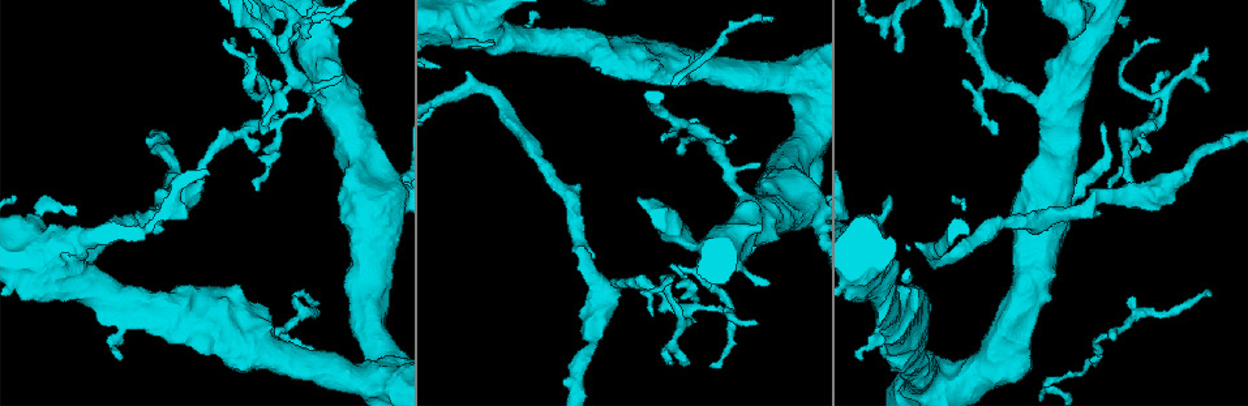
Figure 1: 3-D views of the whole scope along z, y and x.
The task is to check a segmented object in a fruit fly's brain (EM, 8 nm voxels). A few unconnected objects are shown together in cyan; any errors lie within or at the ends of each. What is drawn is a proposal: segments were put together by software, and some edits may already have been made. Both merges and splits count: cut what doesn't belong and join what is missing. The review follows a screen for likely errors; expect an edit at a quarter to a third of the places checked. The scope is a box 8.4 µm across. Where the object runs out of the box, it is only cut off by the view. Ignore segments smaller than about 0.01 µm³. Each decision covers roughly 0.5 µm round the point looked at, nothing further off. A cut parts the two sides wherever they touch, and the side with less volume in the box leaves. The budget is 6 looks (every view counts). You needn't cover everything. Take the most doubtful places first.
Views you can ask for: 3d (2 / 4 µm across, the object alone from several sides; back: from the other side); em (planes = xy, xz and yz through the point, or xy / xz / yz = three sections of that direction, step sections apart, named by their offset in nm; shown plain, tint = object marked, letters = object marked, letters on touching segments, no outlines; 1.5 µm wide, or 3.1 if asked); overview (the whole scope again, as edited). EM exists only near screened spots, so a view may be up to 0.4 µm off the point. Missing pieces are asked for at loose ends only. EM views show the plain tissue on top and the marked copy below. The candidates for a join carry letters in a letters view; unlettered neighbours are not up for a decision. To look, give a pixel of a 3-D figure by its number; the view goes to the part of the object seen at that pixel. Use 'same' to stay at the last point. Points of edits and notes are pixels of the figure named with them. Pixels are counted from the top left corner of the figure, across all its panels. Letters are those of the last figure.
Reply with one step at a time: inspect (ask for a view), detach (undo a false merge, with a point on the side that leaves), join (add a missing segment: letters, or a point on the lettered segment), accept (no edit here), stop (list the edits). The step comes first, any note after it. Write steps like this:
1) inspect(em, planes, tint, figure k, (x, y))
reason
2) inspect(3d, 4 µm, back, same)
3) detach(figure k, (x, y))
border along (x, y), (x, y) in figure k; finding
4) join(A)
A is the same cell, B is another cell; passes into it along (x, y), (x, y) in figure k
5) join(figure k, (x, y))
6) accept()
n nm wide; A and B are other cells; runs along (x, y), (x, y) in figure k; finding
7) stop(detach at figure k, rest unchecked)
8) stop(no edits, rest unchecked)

inspect(3d, 2 µm, figure 1, (1048, 380))
abrupt turn

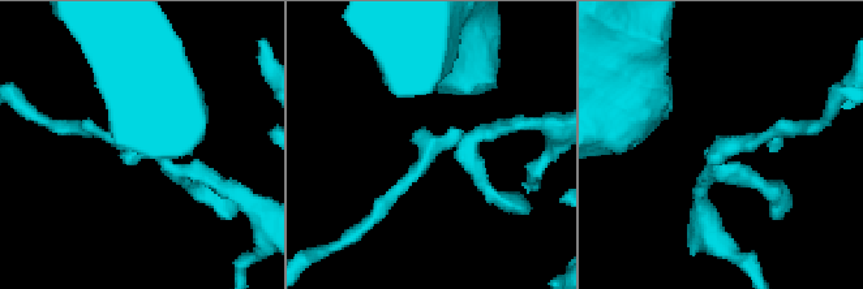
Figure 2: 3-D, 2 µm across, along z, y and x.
inspect(em, planes, letters, figure 2, (721, 149))

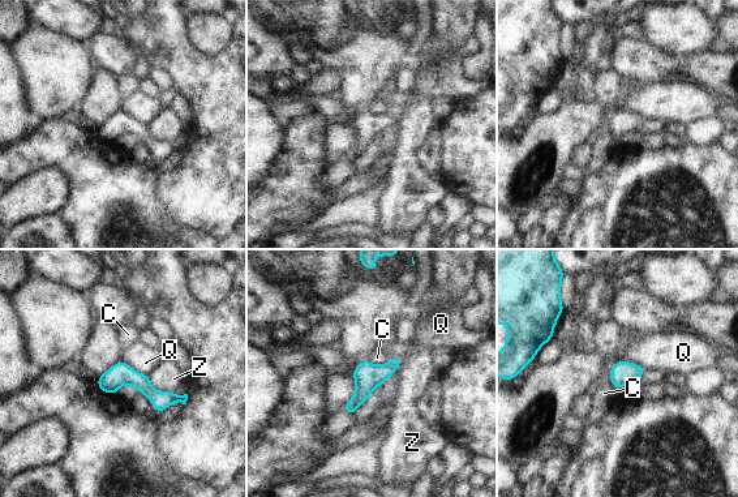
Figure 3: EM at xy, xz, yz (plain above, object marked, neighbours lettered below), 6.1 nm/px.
accept()
140 nm wide; C, Q and Z are other cells; runs along (101, 381), (136, 378), (157, 398), (183, 399) in figure 3; all the same neuron

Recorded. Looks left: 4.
inspect(em, planes, letters, figure 1, (351, 22))
thin end

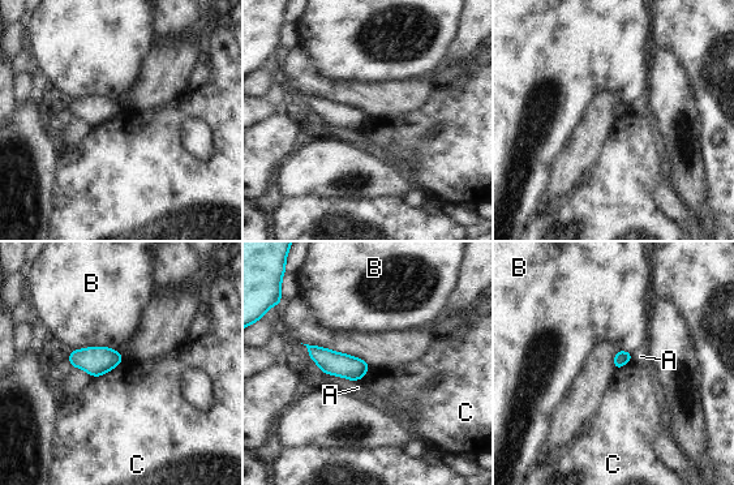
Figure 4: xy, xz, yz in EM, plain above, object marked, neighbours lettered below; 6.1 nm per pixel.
accept()
90 nm wide; A, B and C are other cells; border along (123, 361), (93, 377) in figure 4; none of them fits

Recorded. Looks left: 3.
inspect(em, xy, step 8, tint, figure 1, (699, 53))
an open end

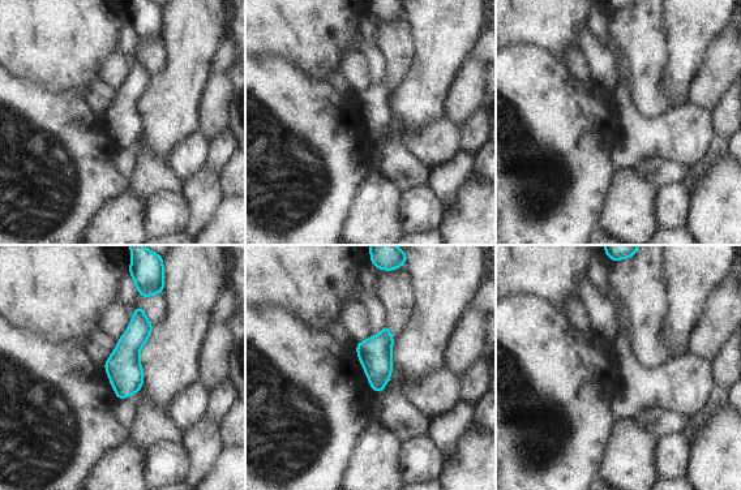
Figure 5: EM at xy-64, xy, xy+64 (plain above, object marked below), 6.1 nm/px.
inspect(em, planes, letters, same)

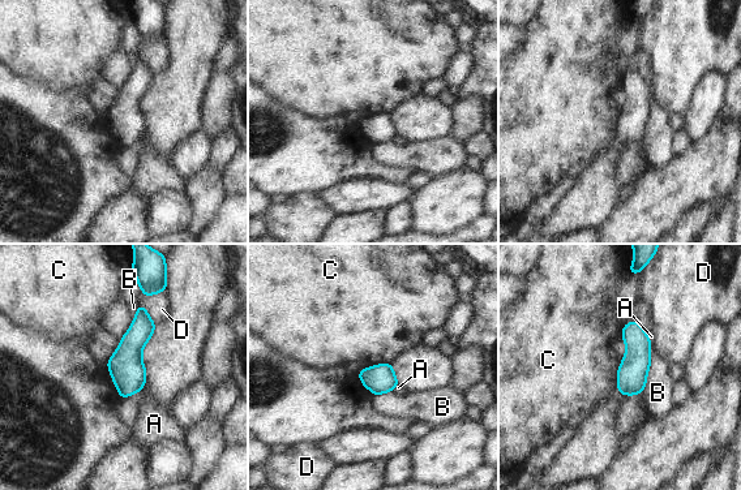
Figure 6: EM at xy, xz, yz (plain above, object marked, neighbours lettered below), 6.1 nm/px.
accept()
A, B, C and D are other cells; border along (621, 360), (617, 368), (616, 390) in figure 6; none of them fits

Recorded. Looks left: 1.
stop(no edits, rest unchecked)

